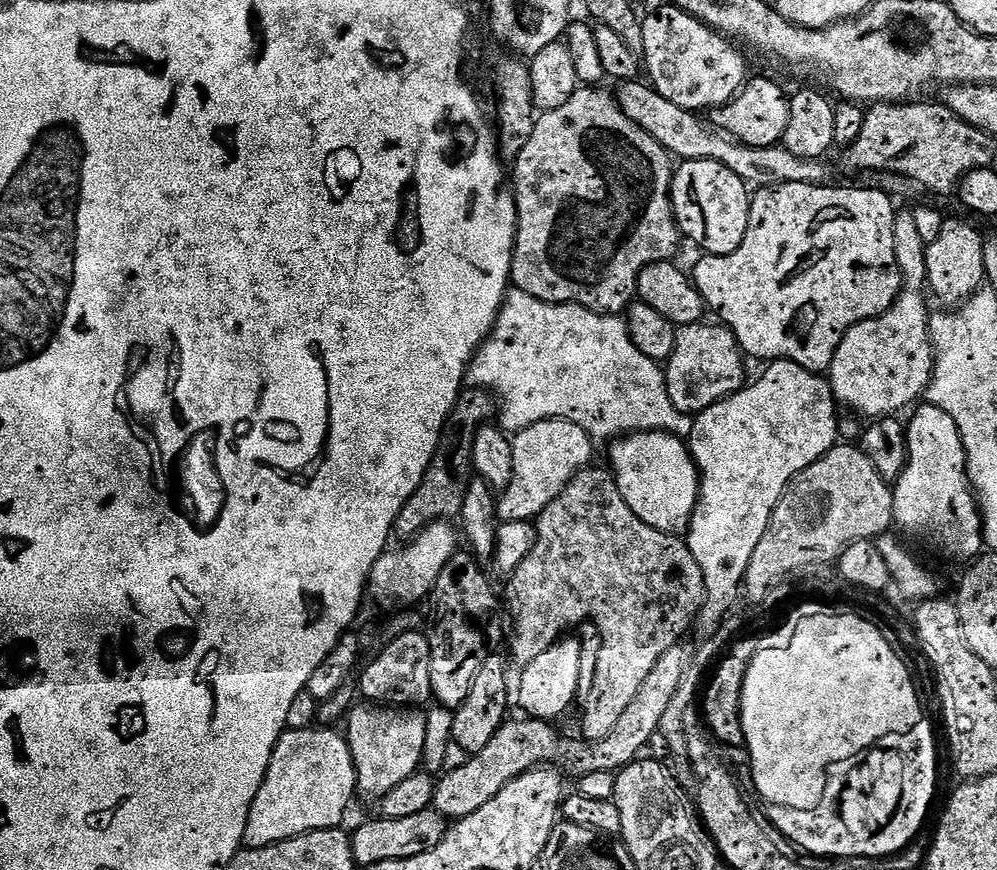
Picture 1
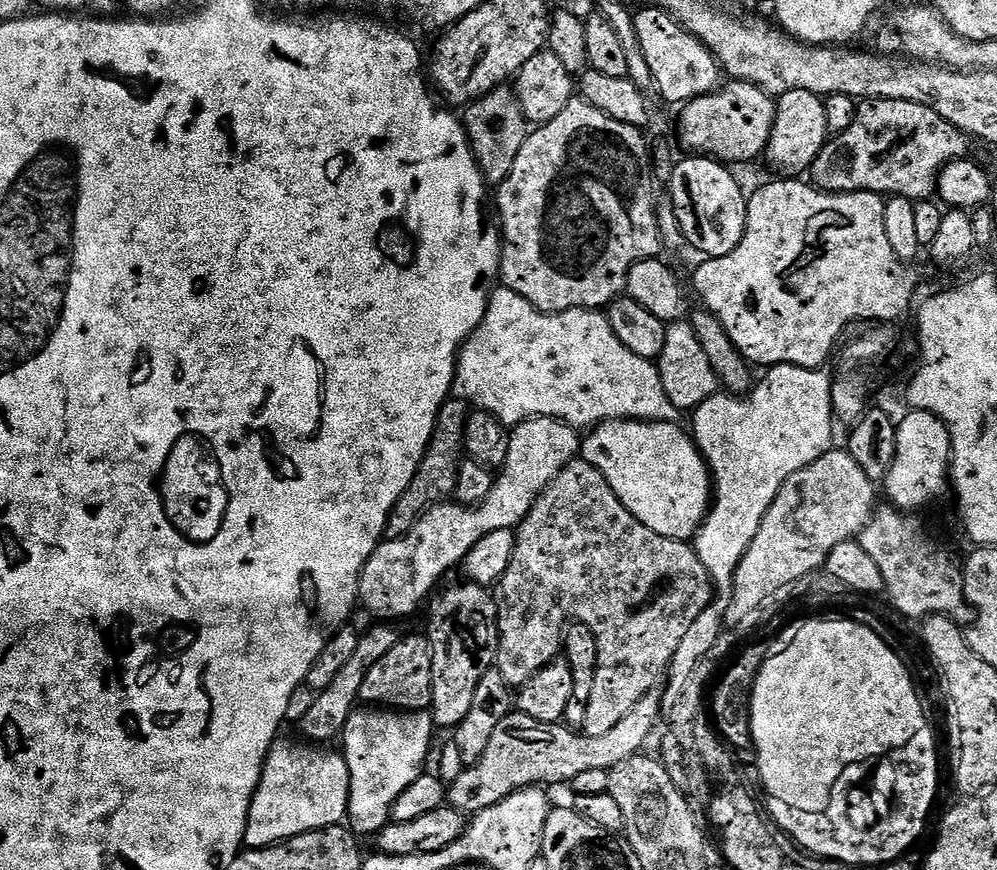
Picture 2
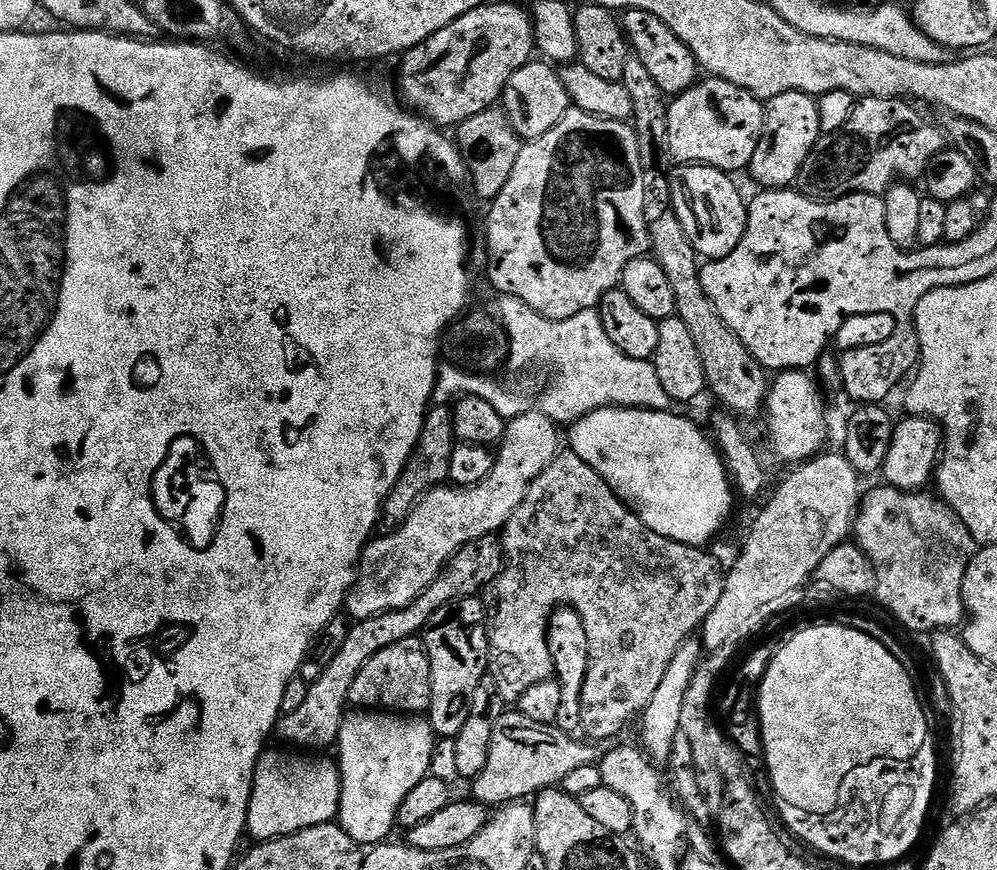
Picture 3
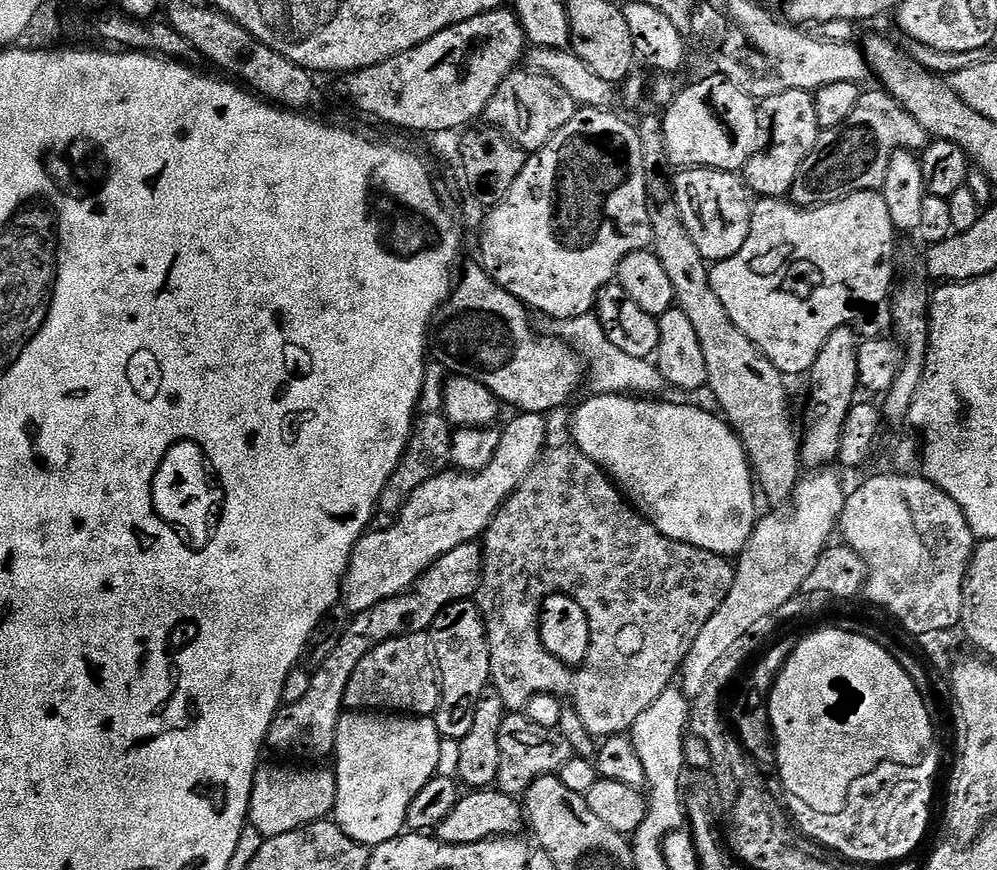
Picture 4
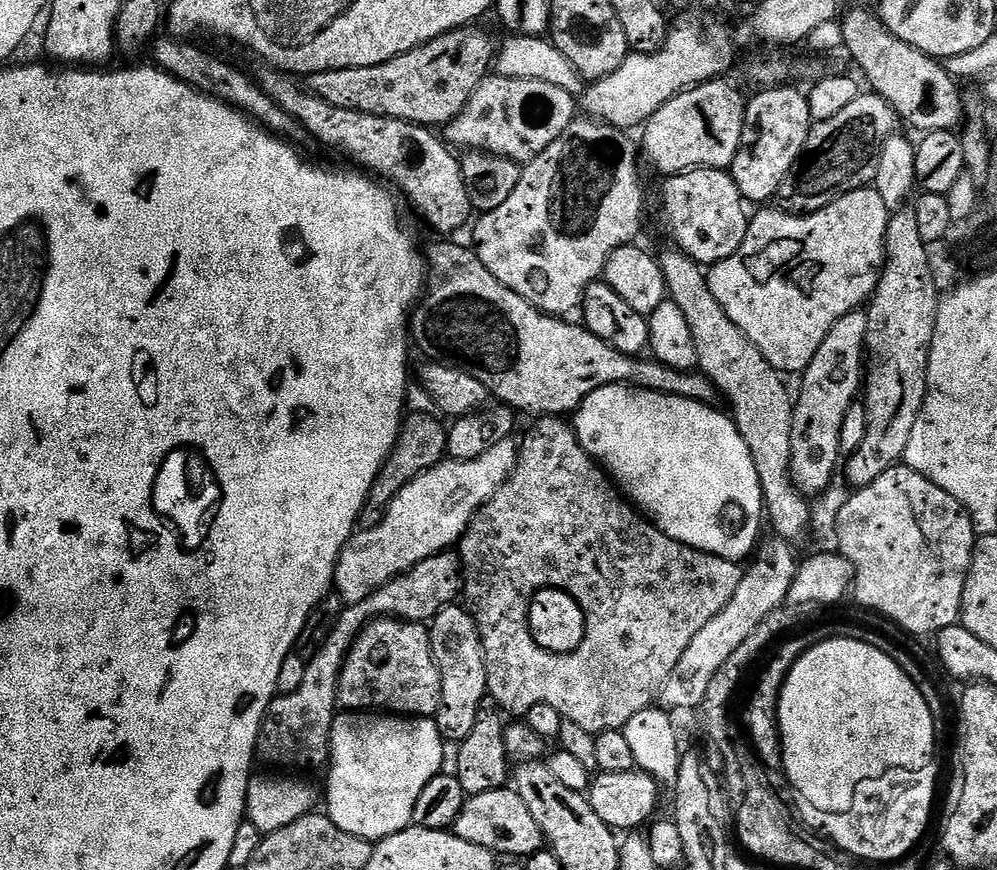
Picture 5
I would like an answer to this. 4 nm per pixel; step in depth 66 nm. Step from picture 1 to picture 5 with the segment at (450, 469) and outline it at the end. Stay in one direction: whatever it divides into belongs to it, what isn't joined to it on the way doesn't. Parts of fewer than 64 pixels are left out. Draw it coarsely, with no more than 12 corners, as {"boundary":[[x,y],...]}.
{"boundary":[[412,412],[364,503],[361,529],[378,526],[390,502],[448,456],[439,415]]}

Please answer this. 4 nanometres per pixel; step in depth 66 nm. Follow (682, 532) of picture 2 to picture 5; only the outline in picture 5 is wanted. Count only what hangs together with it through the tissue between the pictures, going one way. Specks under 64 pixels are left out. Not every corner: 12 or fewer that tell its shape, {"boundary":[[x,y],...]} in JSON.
{"boundary":[[607,384],[580,445],[658,530],[753,555],[750,446],[712,404]]}

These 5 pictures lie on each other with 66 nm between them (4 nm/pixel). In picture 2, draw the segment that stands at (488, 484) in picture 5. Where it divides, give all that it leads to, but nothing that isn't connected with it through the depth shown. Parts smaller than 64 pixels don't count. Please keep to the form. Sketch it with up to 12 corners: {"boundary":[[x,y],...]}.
{"boundary":[[516,425],[490,494],[436,504],[360,575],[362,608],[414,615],[486,534],[515,529],[577,459],[577,429]]}

